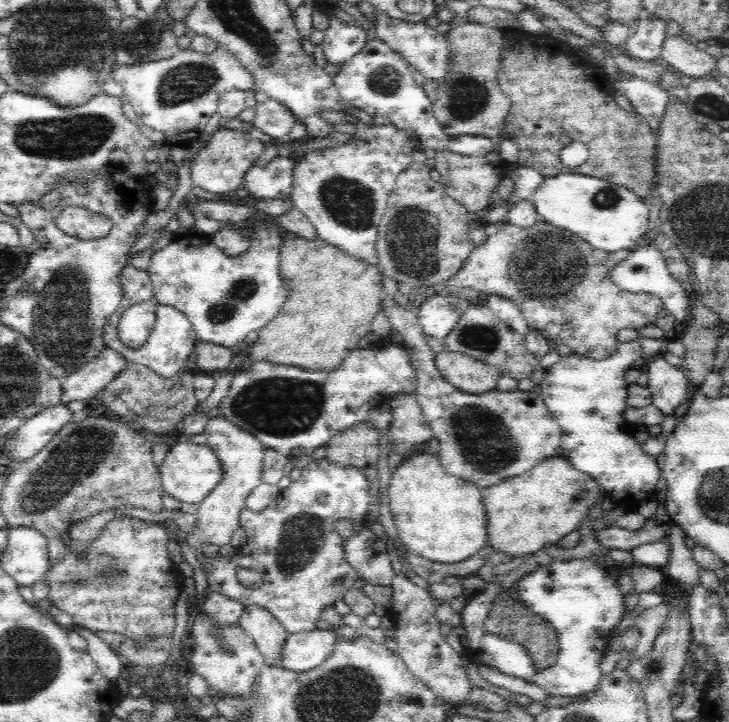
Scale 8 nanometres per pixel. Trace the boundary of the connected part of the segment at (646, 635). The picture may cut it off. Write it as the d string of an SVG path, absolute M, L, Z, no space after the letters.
M662 603L641 613L634 620L636 627L640 629L640 642L633 650L635 656L648 655L653 649L656 638L662 634L666 622L670 616L670 604Z

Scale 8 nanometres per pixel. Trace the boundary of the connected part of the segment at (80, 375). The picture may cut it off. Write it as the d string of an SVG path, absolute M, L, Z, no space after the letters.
M105 348L99 356L63 378L61 403L67 405L72 400L96 402L106 385L128 367L128 362L119 352Z

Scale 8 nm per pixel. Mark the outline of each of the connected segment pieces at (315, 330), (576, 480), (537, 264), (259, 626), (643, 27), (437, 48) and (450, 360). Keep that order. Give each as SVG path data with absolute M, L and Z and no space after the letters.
M300 236L284 239L281 248L280 272L291 288L290 298L283 306L280 316L276 316L276 322L270 322L259 330L256 341L252 344L252 348L246 350L248 356L243 356L243 360L248 359L254 363L270 360L280 365L324 372L336 369L348 356L348 352L356 348L364 336L370 334L372 321L382 308L383 274L377 265L341 251L340 248L317 236L316 238Z
M561 454L539 462L520 476L502 481L483 491L487 516L487 542L498 553L523 556L556 545L564 536L581 528L583 520L605 497L601 484L576 470Z
M539 221L527 228L504 222L498 233L477 245L464 266L448 280L428 288L429 295L452 294L461 296L462 290L480 290L482 296L498 295L513 300L530 329L540 331L556 344L566 344L572 352L593 360L606 360L616 350L615 334L622 328L638 329L652 325L664 308L658 297L650 294L624 292L609 280L610 270L624 260L630 249L606 252L592 248L579 236L562 228Z
M258 606L244 607L240 626L260 651L265 664L281 666L281 652L290 635L268 610Z
M643 16L633 34L622 44L623 50L633 59L659 62L666 37L667 24L660 19Z
M375 10L376 20L376 37L385 42L392 50L399 52L405 60L410 62L412 66L426 79L430 79L438 83L442 78L447 76L448 68L448 43L446 43L446 35L439 34L435 27L430 27L427 23L408 22L394 20L384 15L384 13Z
M445 350L436 356L439 373L463 393L481 395L496 389L500 371L464 354Z

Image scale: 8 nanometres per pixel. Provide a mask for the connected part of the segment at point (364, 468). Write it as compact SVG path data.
M366 421L335 434L325 446L328 463L359 468L369 481L377 482L378 431Z

